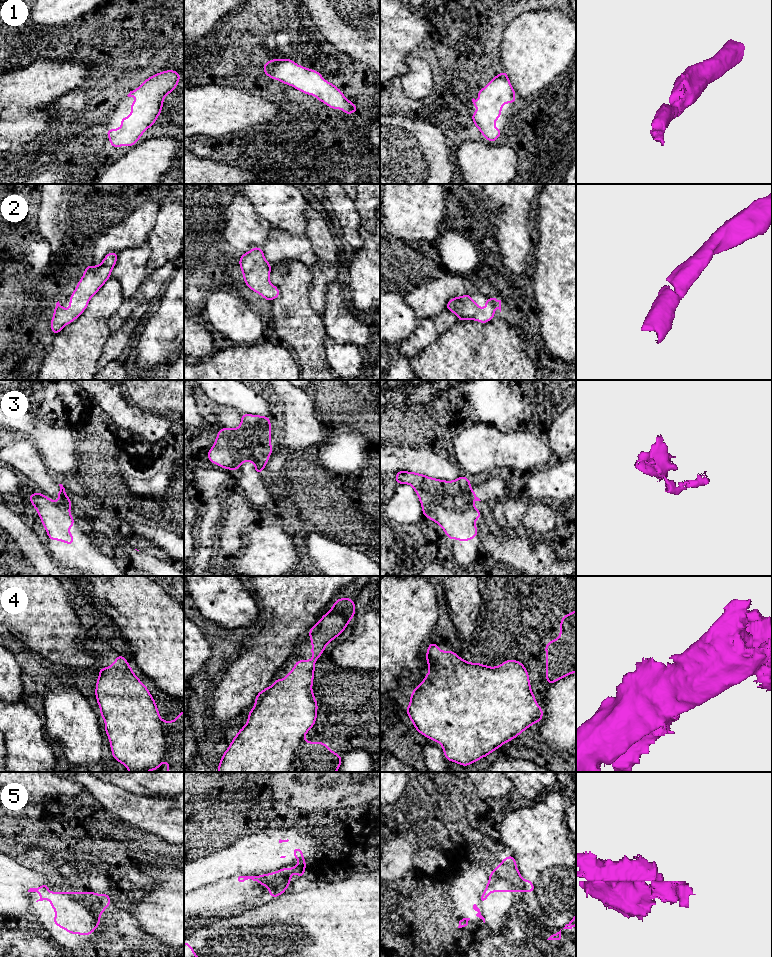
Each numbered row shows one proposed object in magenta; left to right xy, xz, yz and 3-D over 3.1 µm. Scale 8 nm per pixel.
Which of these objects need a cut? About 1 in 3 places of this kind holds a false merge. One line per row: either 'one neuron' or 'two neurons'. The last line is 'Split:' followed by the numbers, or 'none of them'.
1: one neuron
2: one neuron
3: two neurons
4: one neuron
5: one neuron
Split: 3

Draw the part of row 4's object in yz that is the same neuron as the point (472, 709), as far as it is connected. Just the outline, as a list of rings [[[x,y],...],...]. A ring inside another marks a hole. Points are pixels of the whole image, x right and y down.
[[[434,642],[428,644],[425,657],[430,671],[412,691],[406,712],[417,732],[442,745],[446,760],[466,767],[482,757],[487,757],[505,742],[511,741],[530,728],[533,723],[542,720],[543,709],[535,700],[527,669],[521,662],[508,659],[497,667],[470,663],[461,659],[453,650],[439,650]]]

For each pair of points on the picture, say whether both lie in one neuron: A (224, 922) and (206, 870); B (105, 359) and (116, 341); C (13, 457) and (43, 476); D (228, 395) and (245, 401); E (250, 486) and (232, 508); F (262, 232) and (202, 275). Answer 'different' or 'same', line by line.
A: different
B: same
C: same
D: same
E: different
F: same

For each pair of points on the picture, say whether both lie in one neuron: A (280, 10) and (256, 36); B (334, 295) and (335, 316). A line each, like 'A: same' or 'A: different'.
A: different
B: same

